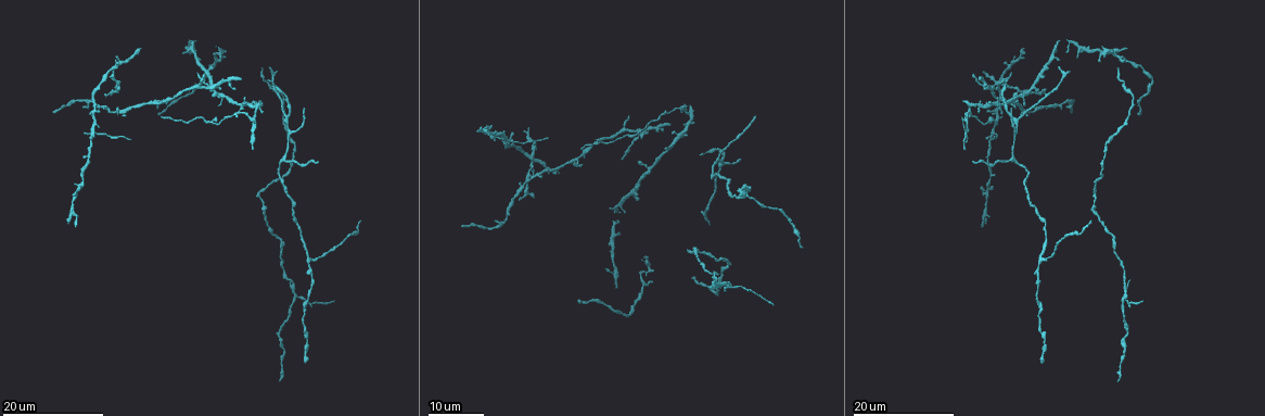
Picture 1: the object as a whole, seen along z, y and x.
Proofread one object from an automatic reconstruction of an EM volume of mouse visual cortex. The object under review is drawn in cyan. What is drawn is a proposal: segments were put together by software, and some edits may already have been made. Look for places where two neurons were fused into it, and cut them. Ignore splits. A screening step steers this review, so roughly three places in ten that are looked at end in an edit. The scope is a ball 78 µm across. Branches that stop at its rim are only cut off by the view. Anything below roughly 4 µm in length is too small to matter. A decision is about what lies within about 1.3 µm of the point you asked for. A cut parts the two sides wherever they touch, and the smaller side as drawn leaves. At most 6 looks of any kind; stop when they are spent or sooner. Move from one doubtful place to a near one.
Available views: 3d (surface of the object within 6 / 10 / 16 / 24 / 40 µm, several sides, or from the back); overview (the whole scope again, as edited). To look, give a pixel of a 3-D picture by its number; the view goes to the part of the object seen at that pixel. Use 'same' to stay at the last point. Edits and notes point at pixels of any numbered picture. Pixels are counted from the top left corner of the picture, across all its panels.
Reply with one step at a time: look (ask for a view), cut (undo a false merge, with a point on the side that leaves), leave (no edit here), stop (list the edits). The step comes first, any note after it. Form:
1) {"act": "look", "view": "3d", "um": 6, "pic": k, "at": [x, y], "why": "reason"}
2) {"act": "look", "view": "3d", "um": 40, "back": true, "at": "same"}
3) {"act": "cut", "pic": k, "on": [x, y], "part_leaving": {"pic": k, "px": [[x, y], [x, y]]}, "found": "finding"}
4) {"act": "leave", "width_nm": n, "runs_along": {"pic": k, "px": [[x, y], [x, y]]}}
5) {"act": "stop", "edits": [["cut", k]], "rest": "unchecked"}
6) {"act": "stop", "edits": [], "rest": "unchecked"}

{"act": "look", "view": "3d", "um": 24, "pic": 1, "at": [729, 286], "why": "three arms meet"}

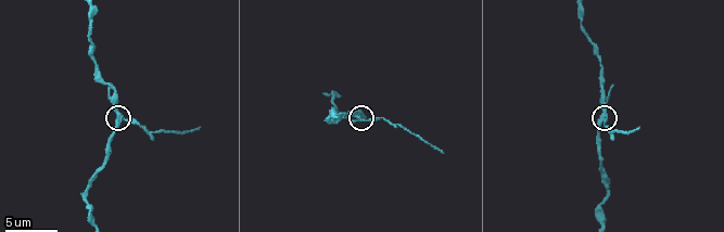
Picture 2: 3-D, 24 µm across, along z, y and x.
{"act": "look", "view": "3d", "um": 6, "pic": 2, "at": [118, 119]}

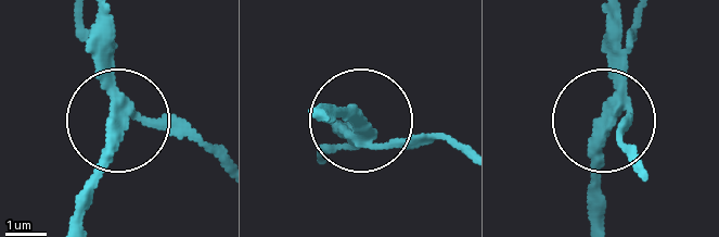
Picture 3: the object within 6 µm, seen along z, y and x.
{"act": "cut", "pic": 3, "on": [339, 146], "part_leaving": {"pic": 3, "px": [[361, 133], [461, 144]]}, "found": "a second neuron is stuck on"}

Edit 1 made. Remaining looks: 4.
{"act": "look", "view": "3d", "um": 24, "pic": 1, "at": [1020, 120], "why": "three arms meet"}

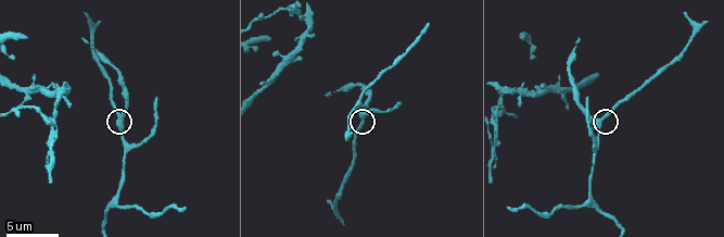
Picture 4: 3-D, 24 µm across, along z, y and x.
{"act": "look", "view": "3d", "um": 6, "pic": 4, "at": [117, 119]}

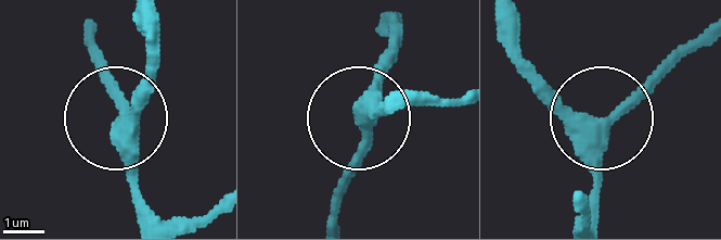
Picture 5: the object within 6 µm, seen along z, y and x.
{"act": "leave", "found": "continuous, no second neuron"}

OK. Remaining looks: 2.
{"act": "look", "view": "3d", "um": 6, "pic": 4, "at": [588, 204], "why": "branch point"}

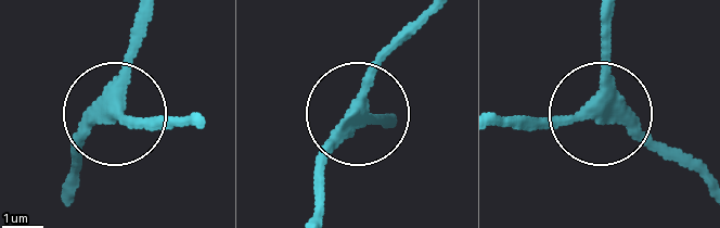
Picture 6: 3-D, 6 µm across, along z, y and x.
{"act": "leave", "width_nm": 330, "found": "all the same neuron"}

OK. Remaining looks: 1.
{"act": "stop", "edits": [["cut", 3]], "rest": "unchecked"}

